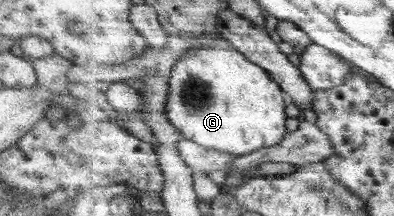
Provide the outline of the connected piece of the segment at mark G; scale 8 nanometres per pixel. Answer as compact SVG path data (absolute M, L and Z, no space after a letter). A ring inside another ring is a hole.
M217 39L191 49L174 64L169 84L170 95L165 106L167 118L180 134L206 149L217 149L240 157L264 147L274 147L289 133L286 127L286 101L279 82L272 78L263 66L244 57L244 54L226 39Z

